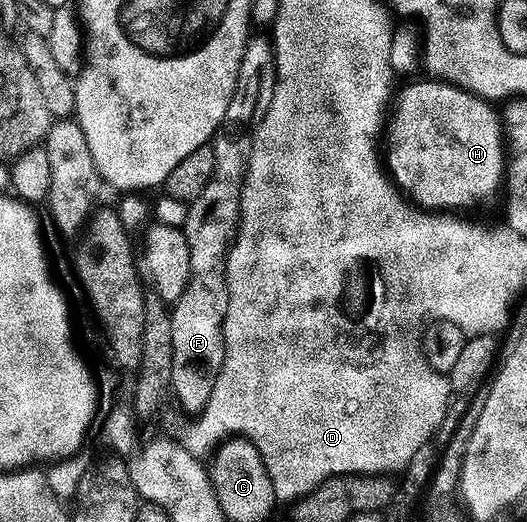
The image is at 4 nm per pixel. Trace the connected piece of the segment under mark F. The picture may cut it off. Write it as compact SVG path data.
M249 37L242 52L242 64L238 64L234 96L230 96L224 122L210 143L214 152L214 172L210 175L210 184L202 188L202 196L187 203L188 215L182 229L190 248L190 274L182 296L175 299L170 310L174 340L171 393L174 398L176 394L177 400L191 412L199 412L206 404L222 368L224 317L228 303L224 265L228 259L228 247L240 226L240 197L250 160L252 132L262 116L266 116L266 108L270 108L275 83L276 52L271 41L267 37Z

